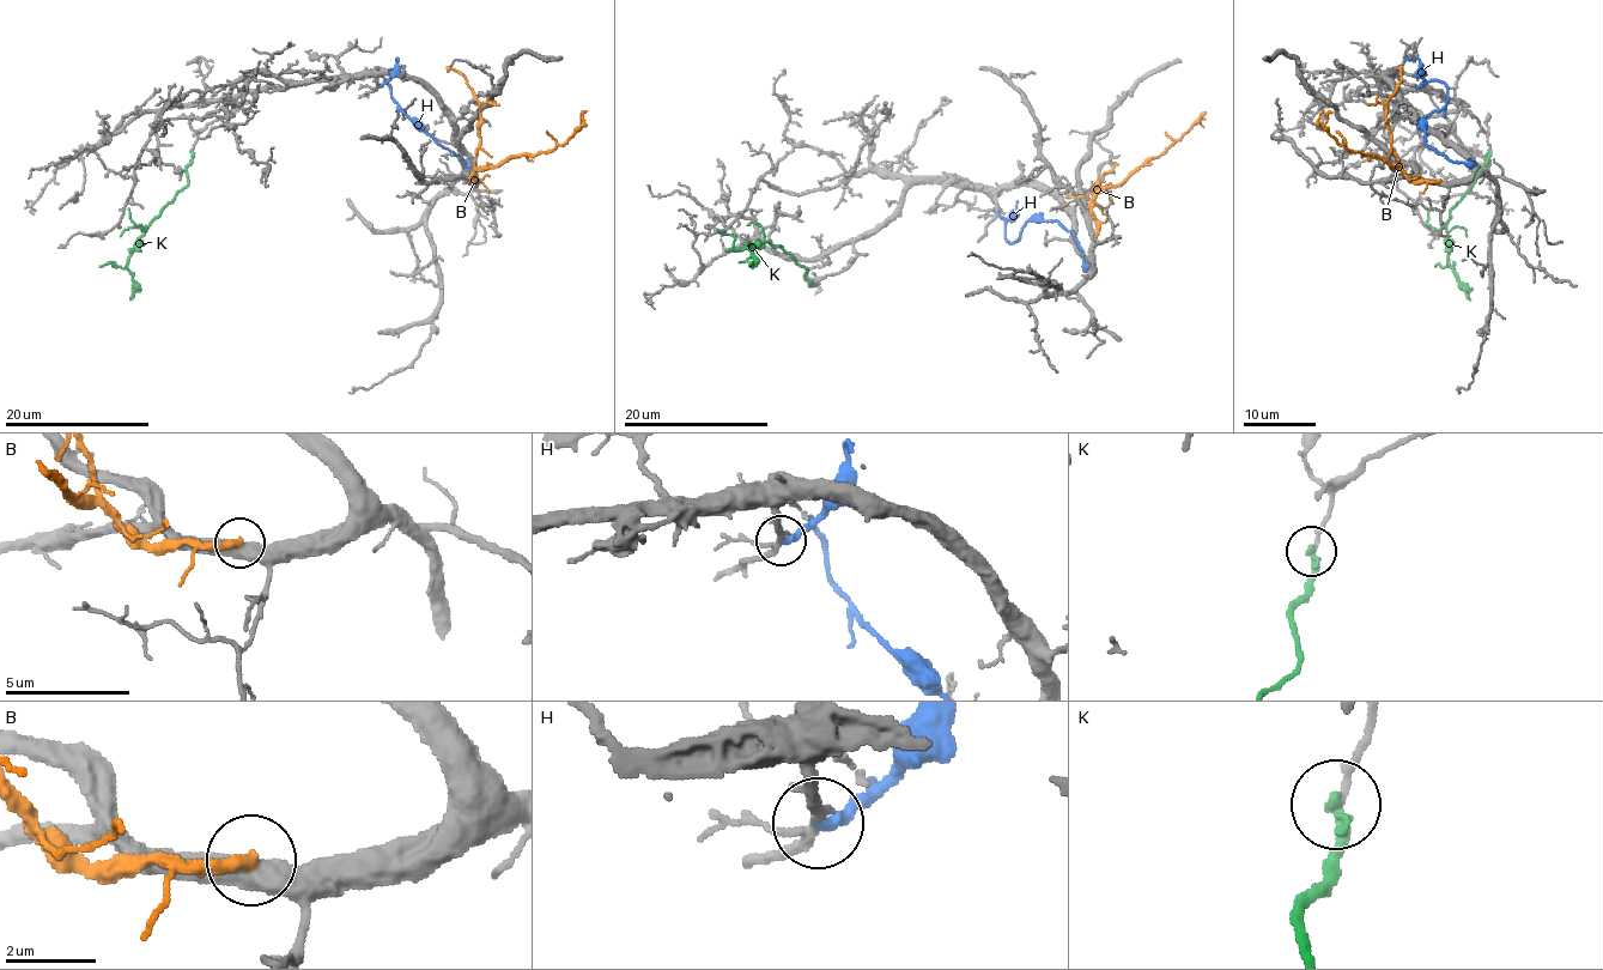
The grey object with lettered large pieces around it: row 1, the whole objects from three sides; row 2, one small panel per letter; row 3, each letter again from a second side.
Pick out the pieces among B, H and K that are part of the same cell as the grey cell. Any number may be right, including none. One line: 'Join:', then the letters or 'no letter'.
Join: no letter

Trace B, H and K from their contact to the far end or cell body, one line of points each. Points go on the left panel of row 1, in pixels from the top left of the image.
B: (477, 181), (473, 181), (473, 174), (522, 156), (551, 152), (584, 123), (582, 114), (586, 110)
H: (377, 86), (386, 79), (395, 103), (468, 164)
K: (192, 150), (187, 173), (188, 183), (139, 240), (139, 247), (128, 262), (123, 268), (113, 262), (99, 266)

